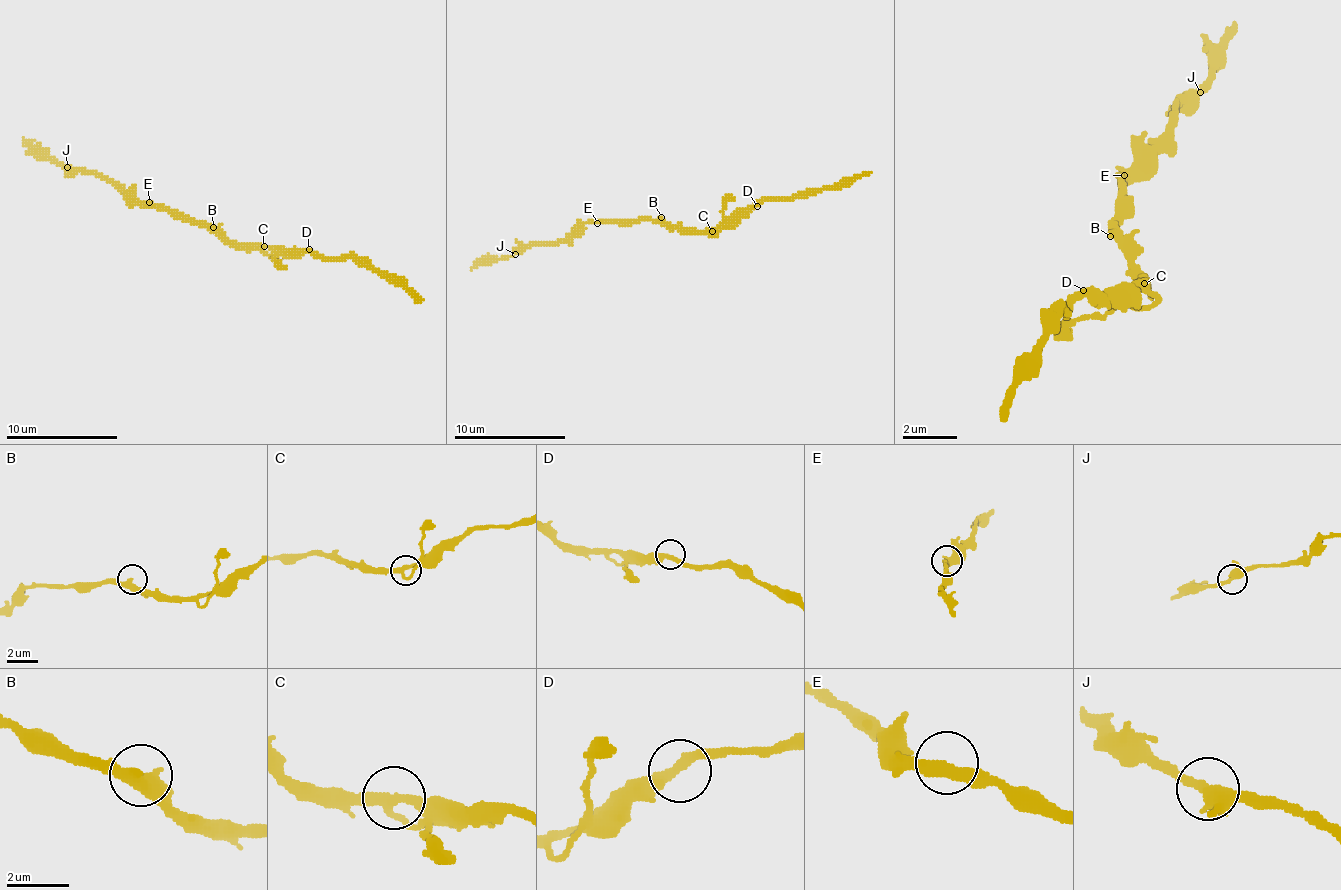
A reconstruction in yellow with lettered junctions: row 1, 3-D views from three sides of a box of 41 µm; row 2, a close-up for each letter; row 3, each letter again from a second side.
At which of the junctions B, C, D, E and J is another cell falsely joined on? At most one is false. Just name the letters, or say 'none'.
none

